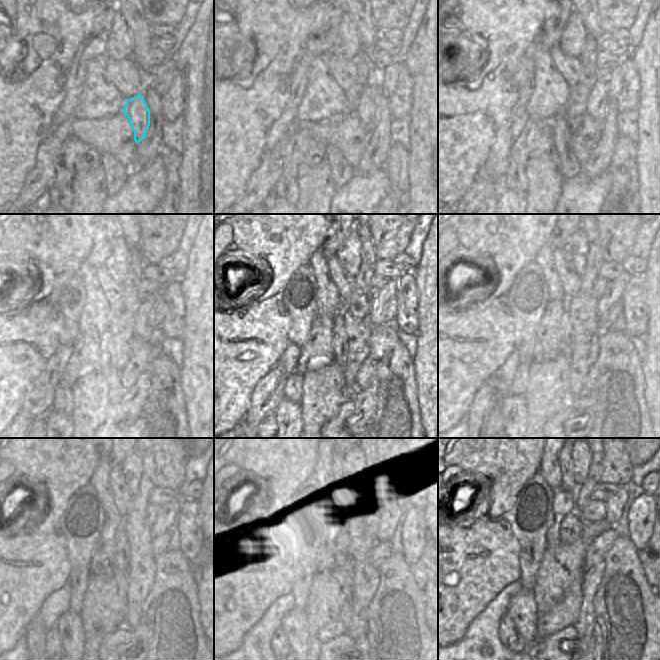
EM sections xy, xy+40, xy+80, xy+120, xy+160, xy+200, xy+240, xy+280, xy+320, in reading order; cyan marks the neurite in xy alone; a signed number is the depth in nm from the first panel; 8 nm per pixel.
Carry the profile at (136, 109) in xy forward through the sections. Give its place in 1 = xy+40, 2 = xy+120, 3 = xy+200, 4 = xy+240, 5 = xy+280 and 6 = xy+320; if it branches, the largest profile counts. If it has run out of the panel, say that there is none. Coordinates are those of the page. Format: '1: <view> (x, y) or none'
1: xy+40 (366, 110)
2: xy+120 (155, 317)
3: xy+200 (612, 294)
4: xy+240 (167, 513)
5: xy+280 (393, 508)
6: xy+320 (615, 505)

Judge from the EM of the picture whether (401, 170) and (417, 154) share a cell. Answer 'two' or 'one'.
two

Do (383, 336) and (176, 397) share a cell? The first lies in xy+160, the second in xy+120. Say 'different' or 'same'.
same

